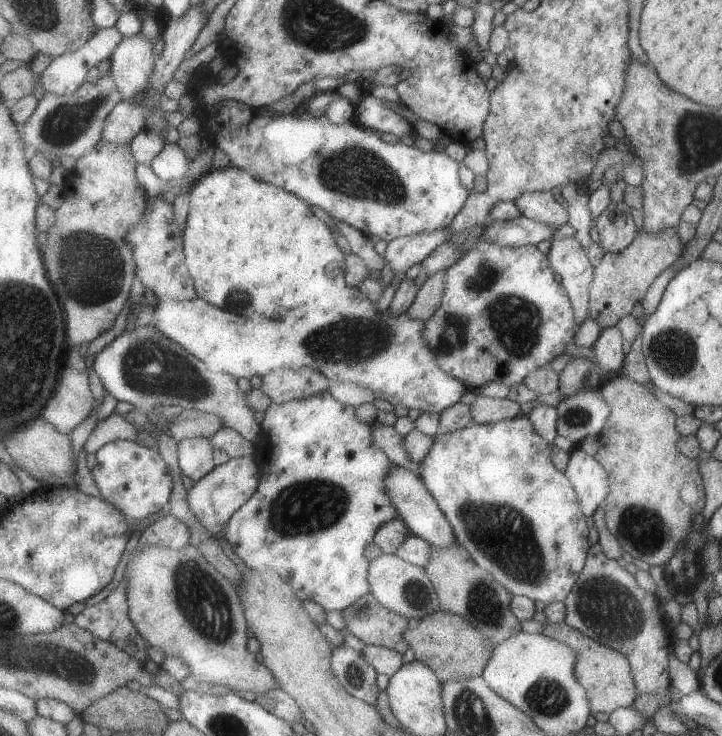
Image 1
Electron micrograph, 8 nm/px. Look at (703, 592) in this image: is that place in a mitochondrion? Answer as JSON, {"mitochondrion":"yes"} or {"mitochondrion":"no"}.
{"mitochondrion":"no"}

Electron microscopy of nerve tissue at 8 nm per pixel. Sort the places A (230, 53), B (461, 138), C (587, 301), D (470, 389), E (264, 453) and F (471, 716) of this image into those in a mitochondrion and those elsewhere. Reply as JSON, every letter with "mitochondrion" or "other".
{"A":"other","B":"other","C":"other","D":"other","E":"other","F":"mitochondrion"}

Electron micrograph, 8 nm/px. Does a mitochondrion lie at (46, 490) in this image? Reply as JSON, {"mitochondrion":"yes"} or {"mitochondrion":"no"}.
{"mitochondrion":"no"}

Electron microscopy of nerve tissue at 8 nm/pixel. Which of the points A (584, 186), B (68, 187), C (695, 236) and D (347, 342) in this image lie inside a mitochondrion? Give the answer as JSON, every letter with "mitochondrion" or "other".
{"A":"other","B":"other","C":"other","D":"mitochondrion"}

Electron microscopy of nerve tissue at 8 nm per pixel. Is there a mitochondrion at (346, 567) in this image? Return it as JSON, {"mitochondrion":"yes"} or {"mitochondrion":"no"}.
{"mitochondrion":"no"}

